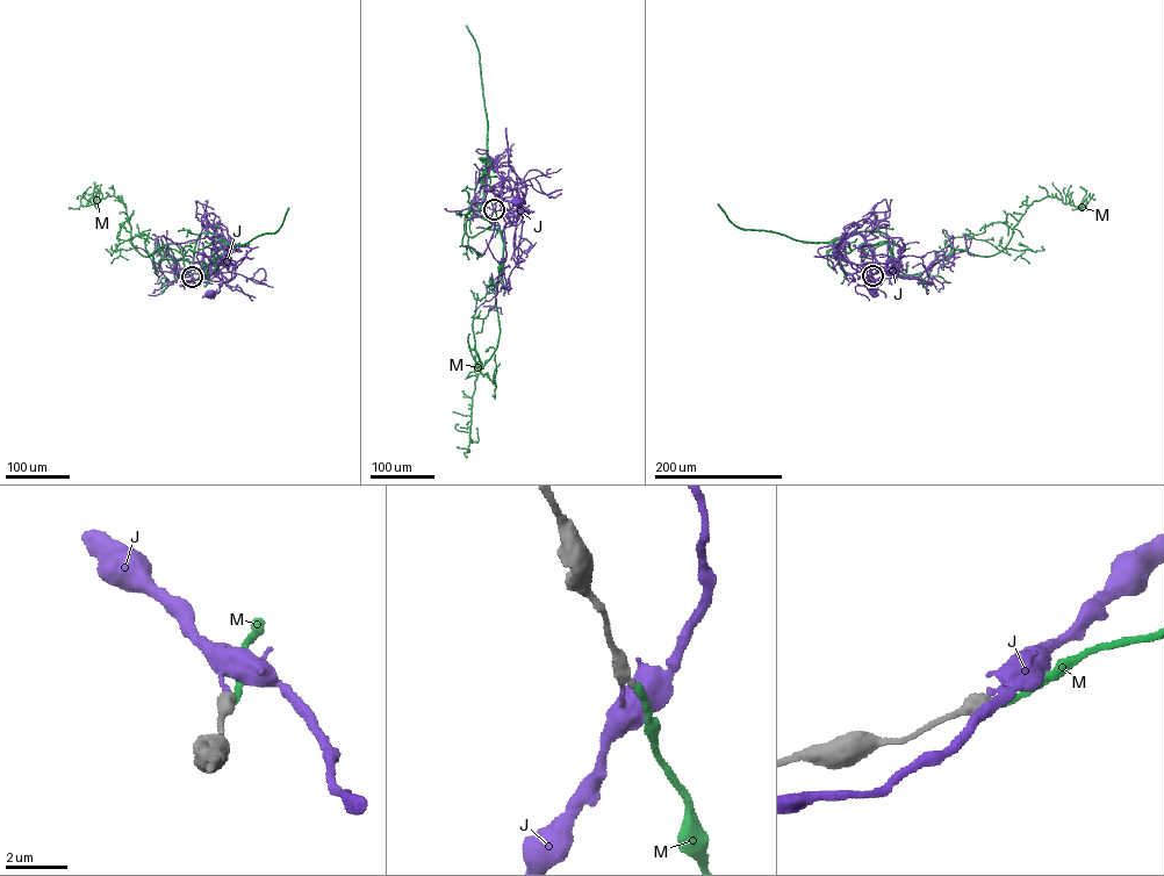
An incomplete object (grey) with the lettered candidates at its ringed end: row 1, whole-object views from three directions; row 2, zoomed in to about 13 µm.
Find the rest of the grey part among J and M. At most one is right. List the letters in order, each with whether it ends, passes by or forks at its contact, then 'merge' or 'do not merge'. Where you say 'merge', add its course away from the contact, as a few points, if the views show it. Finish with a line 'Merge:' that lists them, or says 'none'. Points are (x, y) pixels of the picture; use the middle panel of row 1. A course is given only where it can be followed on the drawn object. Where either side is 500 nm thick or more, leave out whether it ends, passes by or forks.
J: it ends | do not merge
M: it ends | merge | via (494, 209), (488, 229), (498, 227), (503, 244), (500, 334), (474, 382), (471, 443), (479, 440), (476, 428)
Merge: M

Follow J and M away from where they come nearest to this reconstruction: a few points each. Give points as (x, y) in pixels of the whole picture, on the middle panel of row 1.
J: (494, 209), (495, 195), (501, 195), (491, 188), (507, 200), (525, 203), (523, 199), (516, 200)
M: (494, 209), (488, 229), (498, 227), (503, 244), (500, 334), (474, 382), (471, 443), (479, 440), (476, 428)

